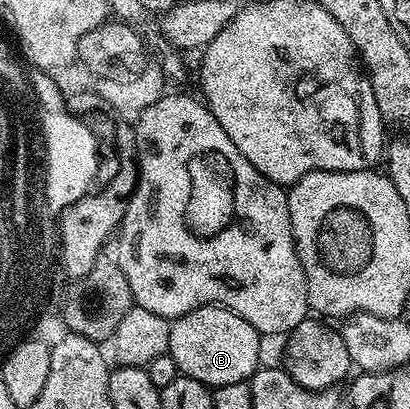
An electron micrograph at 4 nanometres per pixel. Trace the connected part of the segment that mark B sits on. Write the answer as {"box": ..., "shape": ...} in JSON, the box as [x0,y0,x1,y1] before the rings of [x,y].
{"box":[167,305,261,387],"shape":[[[203,305],[171,321],[167,352],[177,363],[182,376],[214,387],[238,381],[250,382],[261,365],[259,341],[261,334],[232,309],[225,309],[222,305]]]}

